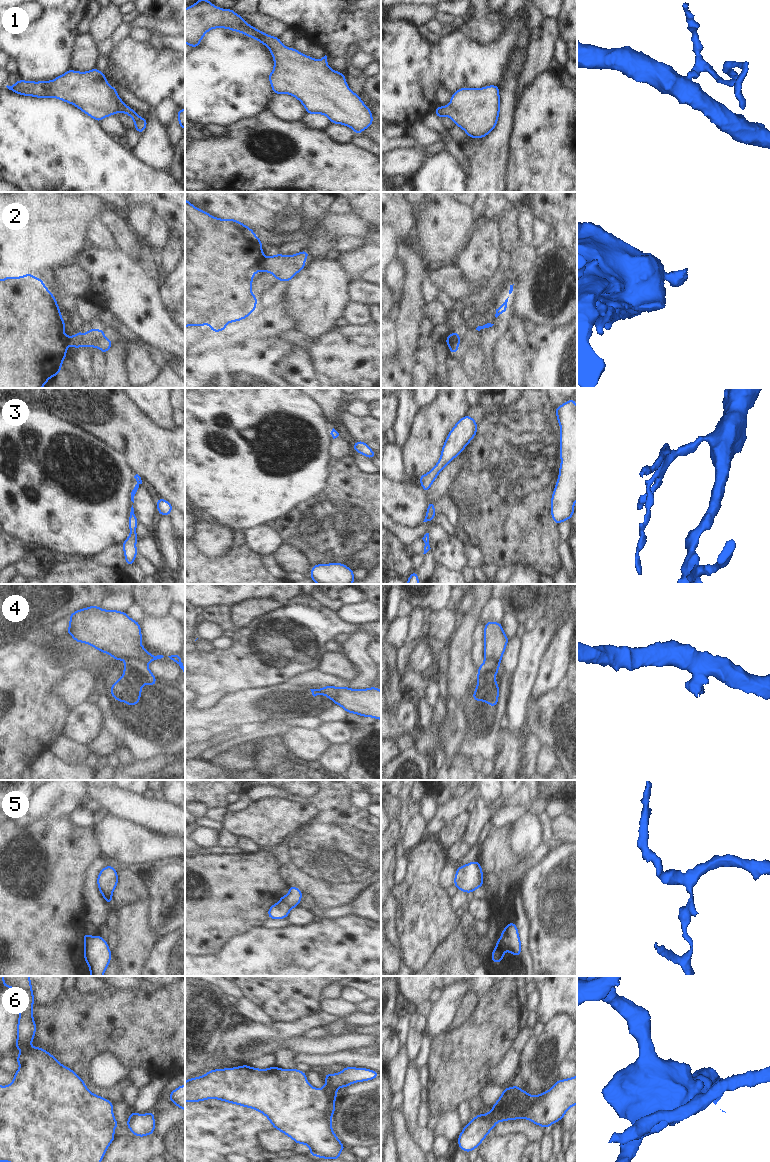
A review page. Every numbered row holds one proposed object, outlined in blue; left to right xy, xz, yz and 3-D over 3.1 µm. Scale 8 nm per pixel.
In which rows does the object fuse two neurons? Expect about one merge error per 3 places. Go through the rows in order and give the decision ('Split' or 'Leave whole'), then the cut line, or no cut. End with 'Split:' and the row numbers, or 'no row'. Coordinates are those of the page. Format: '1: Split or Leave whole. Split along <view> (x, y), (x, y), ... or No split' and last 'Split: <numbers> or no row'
1: Leave whole. No split
2: Split. Split along xz (264, 256), (259, 270)
3: Leave whole. No split
4: Split. Split along xy (126, 659), (139, 658), (147, 663)
5: Split. Split along xz (280, 899), (291, 907)
6: Split. Split along yz (488, 1113), (488, 1116), (495, 1122)
Split: 2, 4, 5, 6.

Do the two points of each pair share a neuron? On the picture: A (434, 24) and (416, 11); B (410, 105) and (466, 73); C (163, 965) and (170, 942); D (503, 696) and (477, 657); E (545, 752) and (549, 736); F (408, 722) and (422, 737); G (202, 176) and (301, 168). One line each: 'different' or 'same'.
A: different
B: same
C: same
D: different
E: different
F: different
G: same

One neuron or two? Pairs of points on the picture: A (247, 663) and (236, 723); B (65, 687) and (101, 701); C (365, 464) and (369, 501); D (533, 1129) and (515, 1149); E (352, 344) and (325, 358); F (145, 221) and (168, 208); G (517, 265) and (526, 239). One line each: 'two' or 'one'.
A: two
B: two
C: two
D: two
E: one
F: two
G: two

